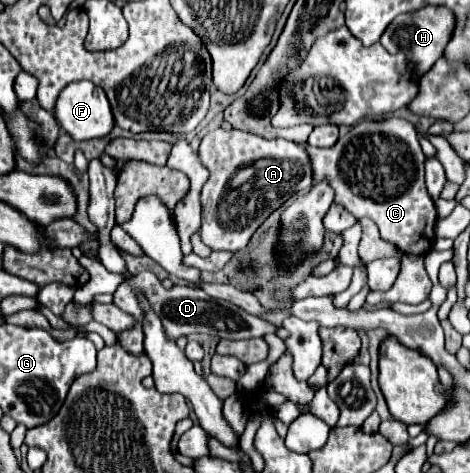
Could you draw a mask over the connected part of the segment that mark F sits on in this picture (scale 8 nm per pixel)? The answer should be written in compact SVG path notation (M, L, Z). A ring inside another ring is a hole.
M77 81L69 83L57 97L55 103L55 119L59 127L69 133L75 141L85 141L85 139L95 139L95 137L105 137L111 127L113 127L113 113L107 101L107 95L101 87L93 85L91 81Z

